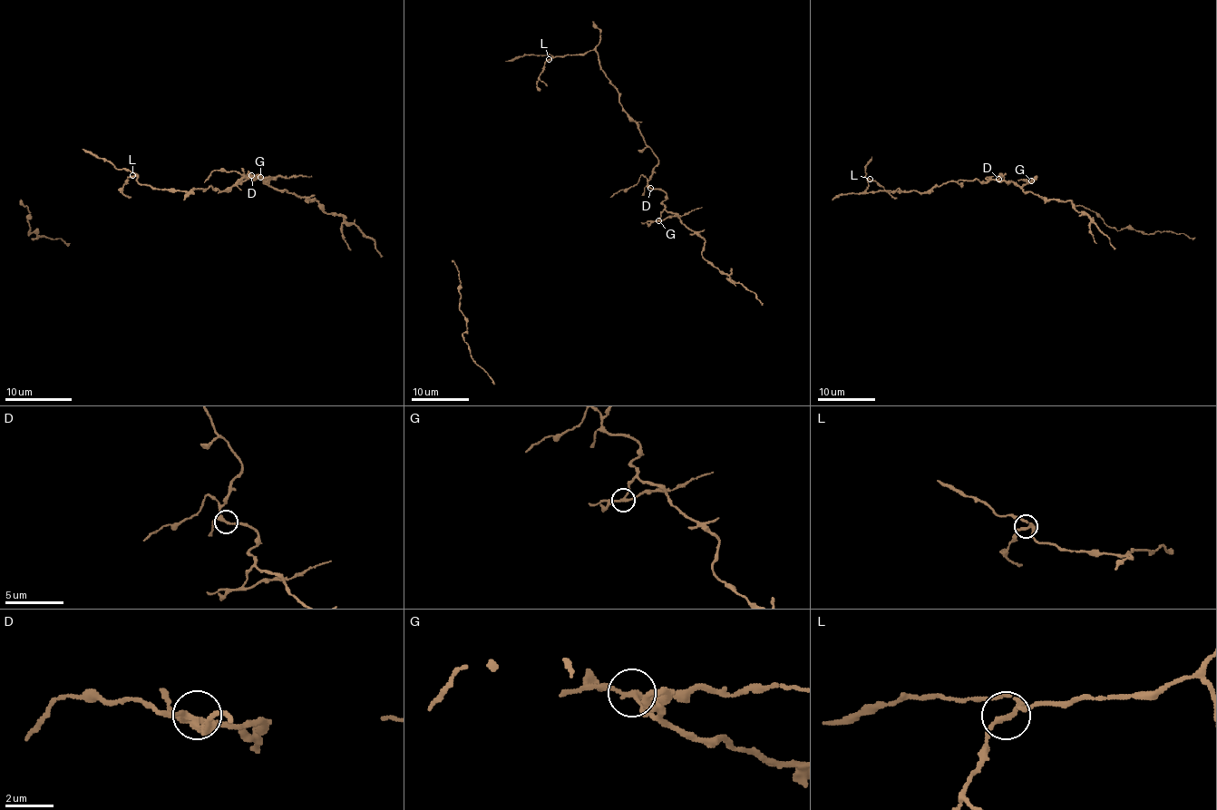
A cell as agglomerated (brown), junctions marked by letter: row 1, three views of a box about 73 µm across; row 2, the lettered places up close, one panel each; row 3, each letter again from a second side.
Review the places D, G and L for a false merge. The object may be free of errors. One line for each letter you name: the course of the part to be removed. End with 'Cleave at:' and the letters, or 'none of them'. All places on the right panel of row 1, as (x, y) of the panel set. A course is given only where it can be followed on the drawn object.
G: course (1032, 180), (1017, 179)
Cleave at: G

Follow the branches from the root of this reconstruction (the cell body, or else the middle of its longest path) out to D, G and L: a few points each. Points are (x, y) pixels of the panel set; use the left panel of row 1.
D: (206, 179), (215, 170), (251, 175)
G: (206, 179), (215, 170), (239, 171), (263, 179), (270, 177), (265, 180), (267, 183), (259, 177)
L: (206, 179), (215, 170), (259, 177), (245, 177), (227, 190), (208, 187), (186, 192), (151, 189), (132, 175)

